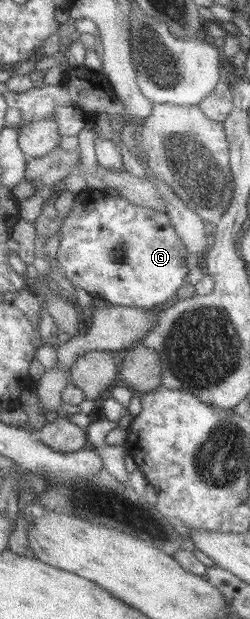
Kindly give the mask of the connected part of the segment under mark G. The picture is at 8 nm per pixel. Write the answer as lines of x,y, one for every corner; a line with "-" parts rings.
87,188
75,197
59,234
56,259
61,269
74,286
84,289
97,302
152,309
155,305
170,304
179,289
185,285
189,273
185,260
191,253
167,212
141,207
121,195
113,196
112,190

